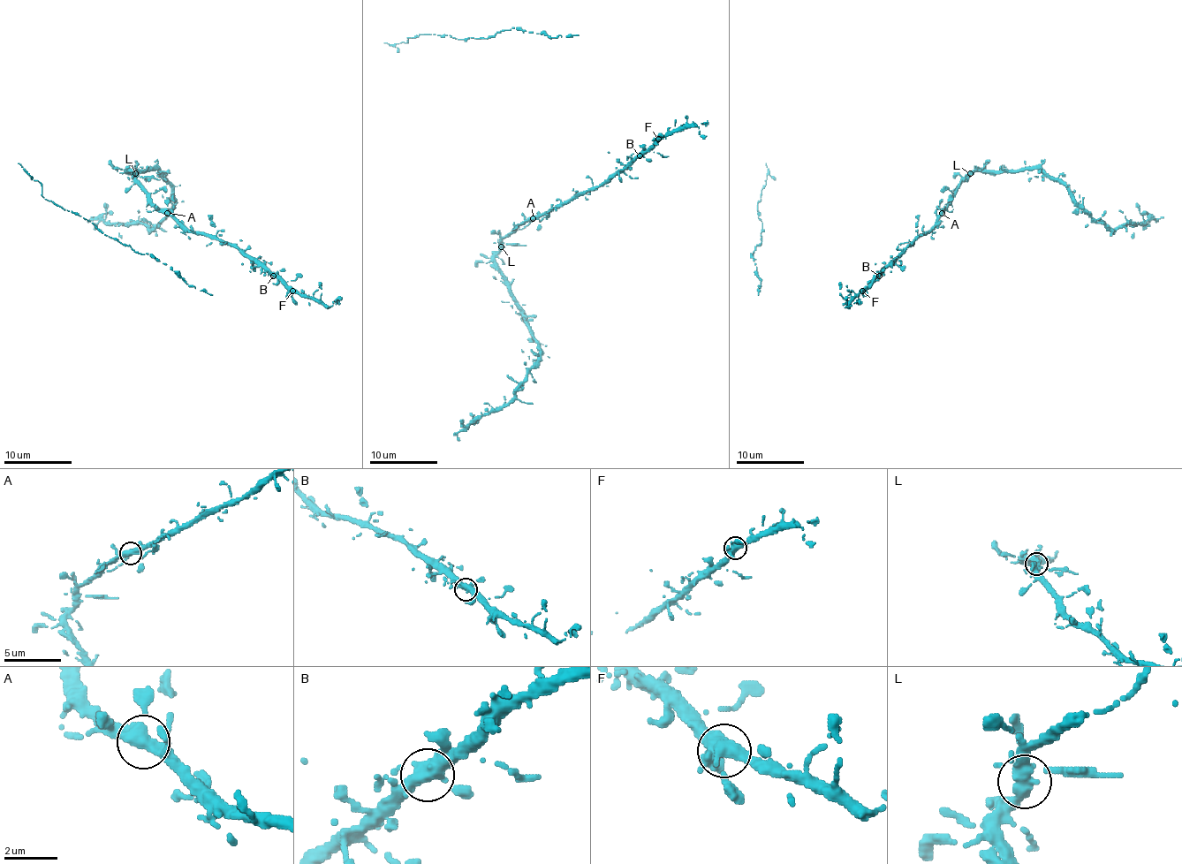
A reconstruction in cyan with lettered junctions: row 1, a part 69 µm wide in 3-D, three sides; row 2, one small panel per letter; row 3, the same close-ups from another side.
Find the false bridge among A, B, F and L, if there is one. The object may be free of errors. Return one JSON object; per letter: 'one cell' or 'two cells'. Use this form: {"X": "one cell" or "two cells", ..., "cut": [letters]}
{"A": "one cell", "B": "one cell", "F": "one cell", "L": "one cell", "cut": []}

